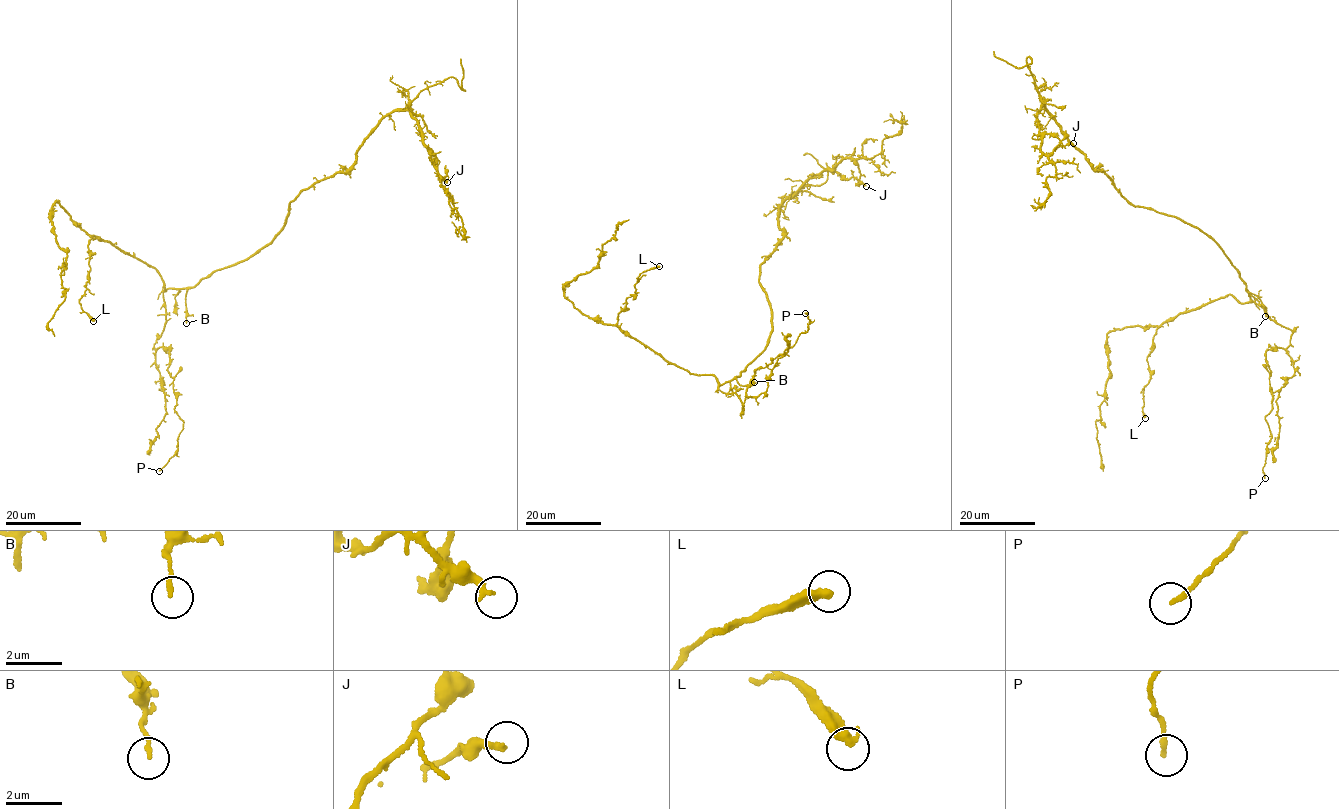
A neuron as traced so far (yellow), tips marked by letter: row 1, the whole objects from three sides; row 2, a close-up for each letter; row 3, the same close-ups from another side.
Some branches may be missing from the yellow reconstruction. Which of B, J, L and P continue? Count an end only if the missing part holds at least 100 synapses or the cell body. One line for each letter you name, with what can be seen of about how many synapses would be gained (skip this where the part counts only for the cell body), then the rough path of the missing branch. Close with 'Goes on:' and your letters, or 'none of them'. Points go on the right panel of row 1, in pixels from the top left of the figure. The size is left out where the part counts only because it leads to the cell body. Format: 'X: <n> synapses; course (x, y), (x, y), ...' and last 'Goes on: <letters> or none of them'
Goes on: none of them

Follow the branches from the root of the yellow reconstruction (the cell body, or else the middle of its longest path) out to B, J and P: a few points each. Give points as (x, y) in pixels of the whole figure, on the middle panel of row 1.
B: (763, 349), (736, 377), (742, 386), (754, 382)
J: (763, 349), (772, 315), (759, 270), (783, 236), (777, 212), (781, 203), (821, 172), (852, 176), (866, 186)
P: (763, 349), (741, 375), (719, 387), (737, 395), (743, 410), (754, 372), (807, 331), (811, 321), (805, 313)

